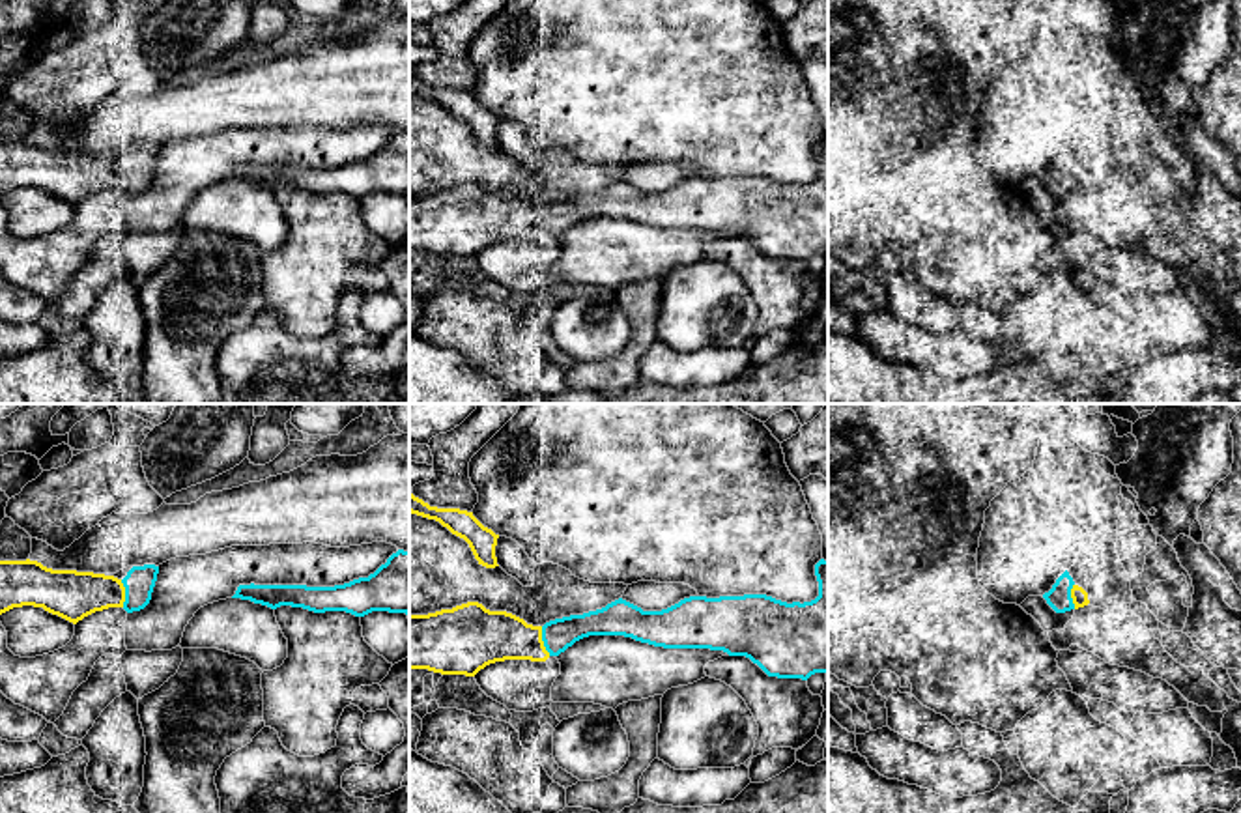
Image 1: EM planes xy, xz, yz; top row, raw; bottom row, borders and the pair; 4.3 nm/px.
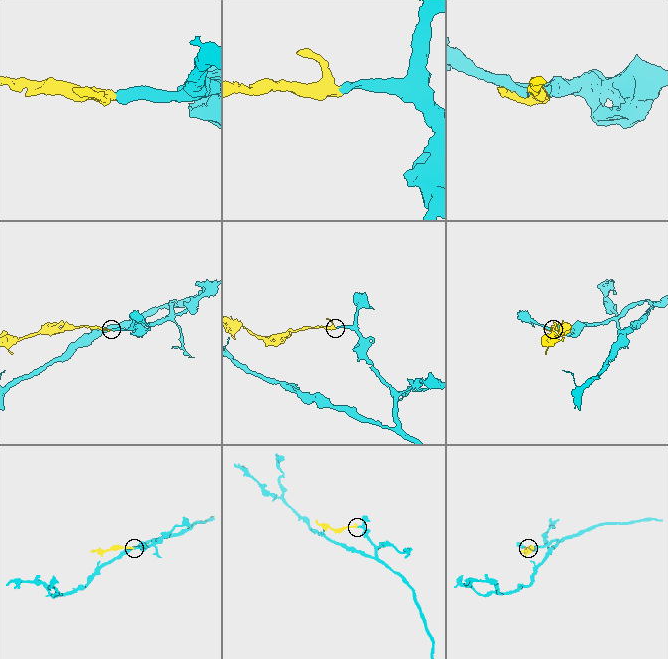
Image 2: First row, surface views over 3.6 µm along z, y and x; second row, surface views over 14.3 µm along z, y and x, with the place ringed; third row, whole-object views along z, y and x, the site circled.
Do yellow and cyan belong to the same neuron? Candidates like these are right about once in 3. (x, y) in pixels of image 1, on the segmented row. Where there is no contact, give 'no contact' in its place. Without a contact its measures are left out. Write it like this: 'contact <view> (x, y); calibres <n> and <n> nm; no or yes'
contact xz (542, 641); calibres 220 and 140 nm; yes

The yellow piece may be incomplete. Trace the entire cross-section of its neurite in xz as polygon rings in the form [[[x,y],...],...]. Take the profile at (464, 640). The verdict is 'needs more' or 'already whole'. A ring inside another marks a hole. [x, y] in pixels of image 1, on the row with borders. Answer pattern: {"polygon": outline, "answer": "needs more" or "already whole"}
{"polygon": [[[828,561],[815,564],[819,596],[811,602],[781,602],[766,594],[744,596],[690,596],[662,611],[643,611],[641,607],[619,598],[602,609],[583,615],[570,615],[546,622],[544,626],[527,624],[523,619],[506,611],[490,611],[478,602],[467,602],[452,609],[428,615],[409,615],[409,669],[428,669],[441,675],[475,677],[490,663],[505,660],[546,662],[559,656],[576,641],[589,635],[624,635],[641,643],[663,649],[710,649],[729,656],[746,656],[768,677],[807,680],[815,673],[828,675]]], "answer": "needs more"}

